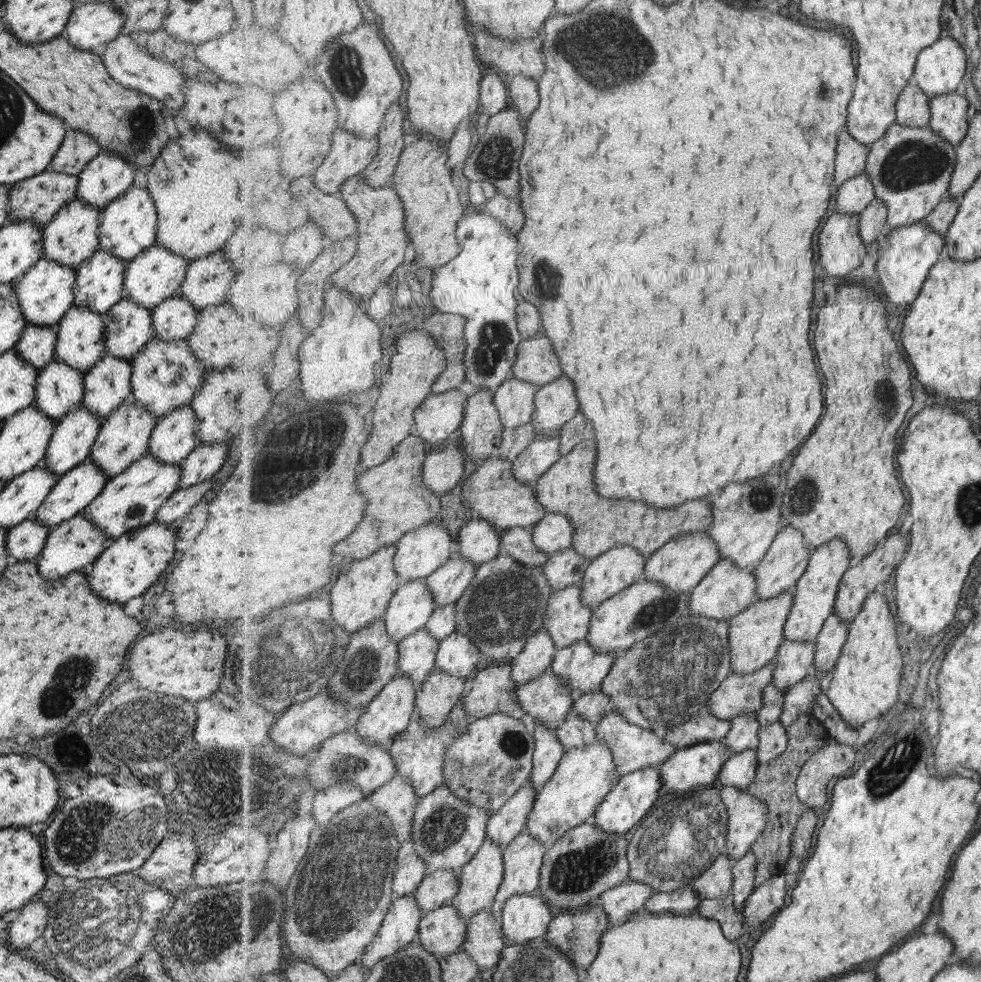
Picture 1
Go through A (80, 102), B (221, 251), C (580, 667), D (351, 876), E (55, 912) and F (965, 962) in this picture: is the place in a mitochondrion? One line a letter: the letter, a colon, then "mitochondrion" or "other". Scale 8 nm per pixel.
A: other
B: other
C: other
D: mitochondrion
E: other
F: other

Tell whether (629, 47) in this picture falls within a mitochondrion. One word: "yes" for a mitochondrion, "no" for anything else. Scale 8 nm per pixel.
yes

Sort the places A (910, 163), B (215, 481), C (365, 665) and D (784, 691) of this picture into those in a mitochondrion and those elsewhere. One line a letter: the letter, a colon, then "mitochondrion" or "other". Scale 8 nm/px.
A: mitochondrion
B: other
C: mitochondrion
D: other

